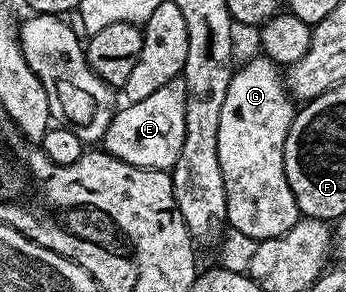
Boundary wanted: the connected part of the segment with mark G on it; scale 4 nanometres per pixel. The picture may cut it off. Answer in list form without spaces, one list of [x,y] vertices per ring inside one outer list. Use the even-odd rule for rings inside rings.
[[[265,56],[252,58],[244,67],[237,69],[230,80],[230,88],[226,92],[226,104],[222,108],[222,120],[218,124],[218,158],[222,167],[223,187],[226,188],[226,219],[227,225],[231,229],[242,232],[242,236],[250,236],[257,240],[261,238],[273,238],[274,236],[282,236],[282,232],[290,232],[290,228],[294,228],[294,224],[301,218],[301,212],[298,204],[294,200],[294,192],[290,192],[290,184],[286,180],[284,150],[286,144],[286,136],[290,132],[290,124],[296,118],[298,106],[294,101],[287,85],[285,75],[282,73],[281,67],[272,62]]]

